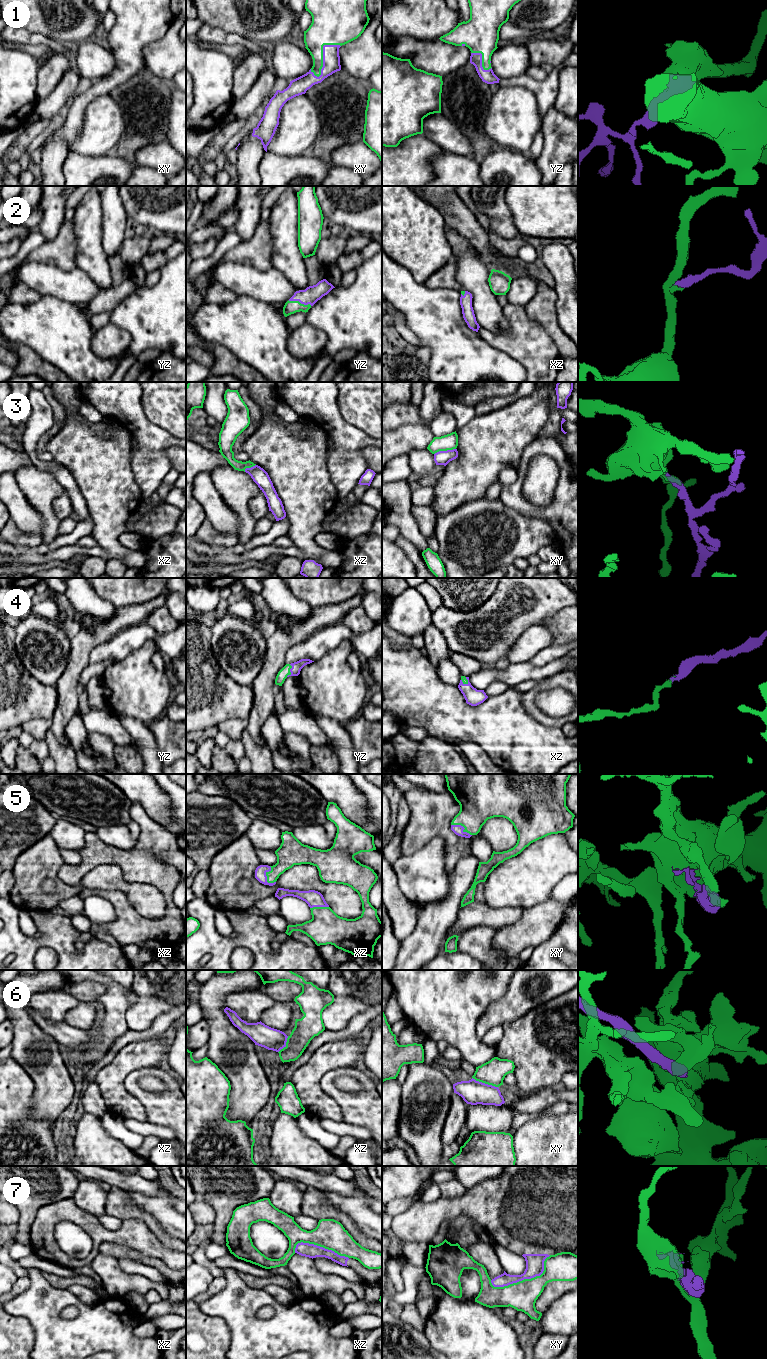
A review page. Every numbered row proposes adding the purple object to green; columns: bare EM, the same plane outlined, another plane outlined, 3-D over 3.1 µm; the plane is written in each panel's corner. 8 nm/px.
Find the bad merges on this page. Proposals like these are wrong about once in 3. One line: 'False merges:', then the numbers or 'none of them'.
False merges: 3, 6, 7

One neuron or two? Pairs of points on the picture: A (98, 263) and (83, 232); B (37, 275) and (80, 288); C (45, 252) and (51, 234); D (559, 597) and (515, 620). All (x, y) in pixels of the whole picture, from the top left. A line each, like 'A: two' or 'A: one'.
A: one
B: one
C: two
D: one

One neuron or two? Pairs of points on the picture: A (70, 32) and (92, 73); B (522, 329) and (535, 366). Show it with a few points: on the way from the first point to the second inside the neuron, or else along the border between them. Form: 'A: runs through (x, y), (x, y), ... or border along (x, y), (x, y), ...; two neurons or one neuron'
A: border along (88, 39), (77, 44); two neurons
B: runs through (527, 338), (527, 342), (535, 350), (535, 357); one neuron

